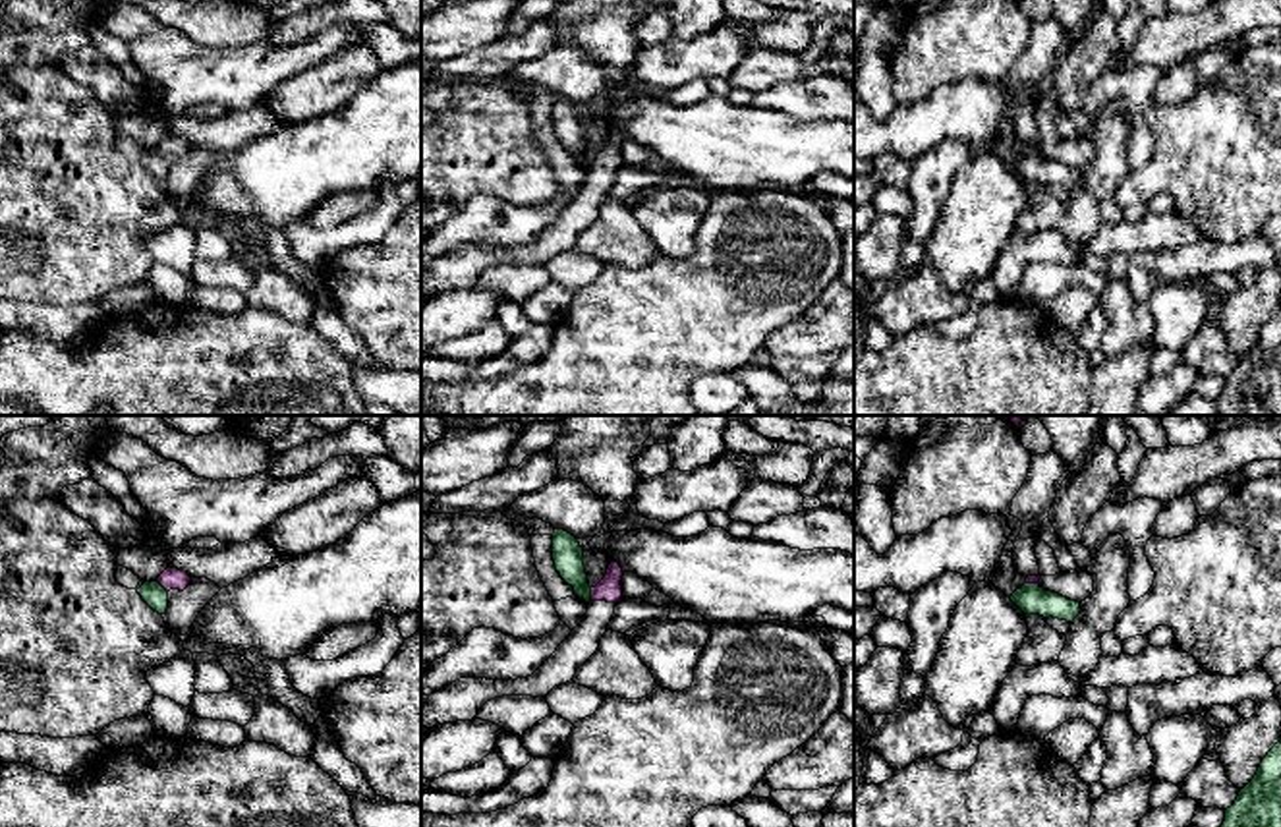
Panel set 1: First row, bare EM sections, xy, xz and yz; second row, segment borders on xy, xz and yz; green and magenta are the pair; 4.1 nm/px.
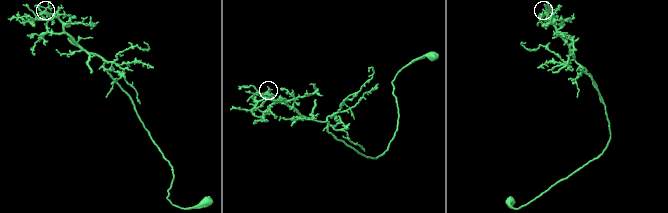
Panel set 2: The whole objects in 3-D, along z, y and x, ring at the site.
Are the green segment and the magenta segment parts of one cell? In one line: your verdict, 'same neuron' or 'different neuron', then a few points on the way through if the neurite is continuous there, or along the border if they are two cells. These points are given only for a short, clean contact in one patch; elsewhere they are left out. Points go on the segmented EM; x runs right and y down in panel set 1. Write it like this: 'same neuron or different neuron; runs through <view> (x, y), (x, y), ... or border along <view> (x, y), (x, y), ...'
different neuron; border along xz (590, 588), (592, 599)

